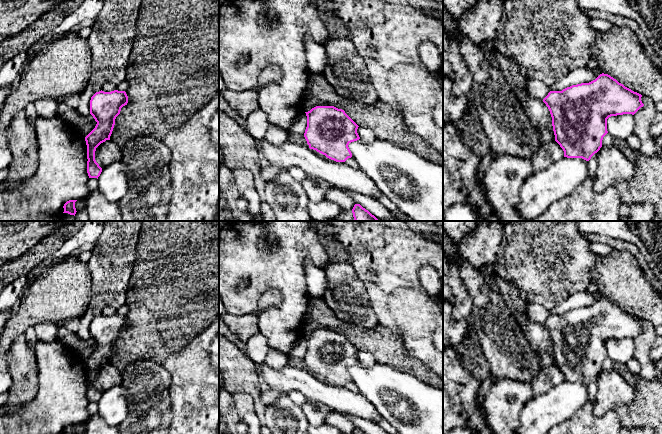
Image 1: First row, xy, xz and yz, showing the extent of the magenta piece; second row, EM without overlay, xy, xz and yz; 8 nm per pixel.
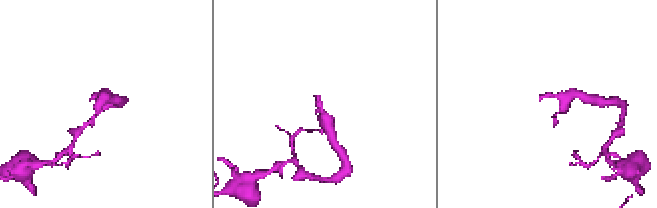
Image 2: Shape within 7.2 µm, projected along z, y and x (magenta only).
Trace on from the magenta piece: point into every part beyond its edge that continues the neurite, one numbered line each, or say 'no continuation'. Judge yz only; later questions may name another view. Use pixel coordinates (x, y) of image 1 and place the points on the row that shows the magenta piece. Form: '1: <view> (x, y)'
no continuation

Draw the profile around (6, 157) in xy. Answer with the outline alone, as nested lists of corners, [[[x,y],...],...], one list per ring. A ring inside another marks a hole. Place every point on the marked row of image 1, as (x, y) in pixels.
[[[0,147],[0,170],[4,168],[8,168],[13,161],[13,155],[11,151],[6,148]]]

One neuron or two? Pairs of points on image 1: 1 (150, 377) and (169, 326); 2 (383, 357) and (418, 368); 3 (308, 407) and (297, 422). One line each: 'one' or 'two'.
1: two
2: one
3: two

